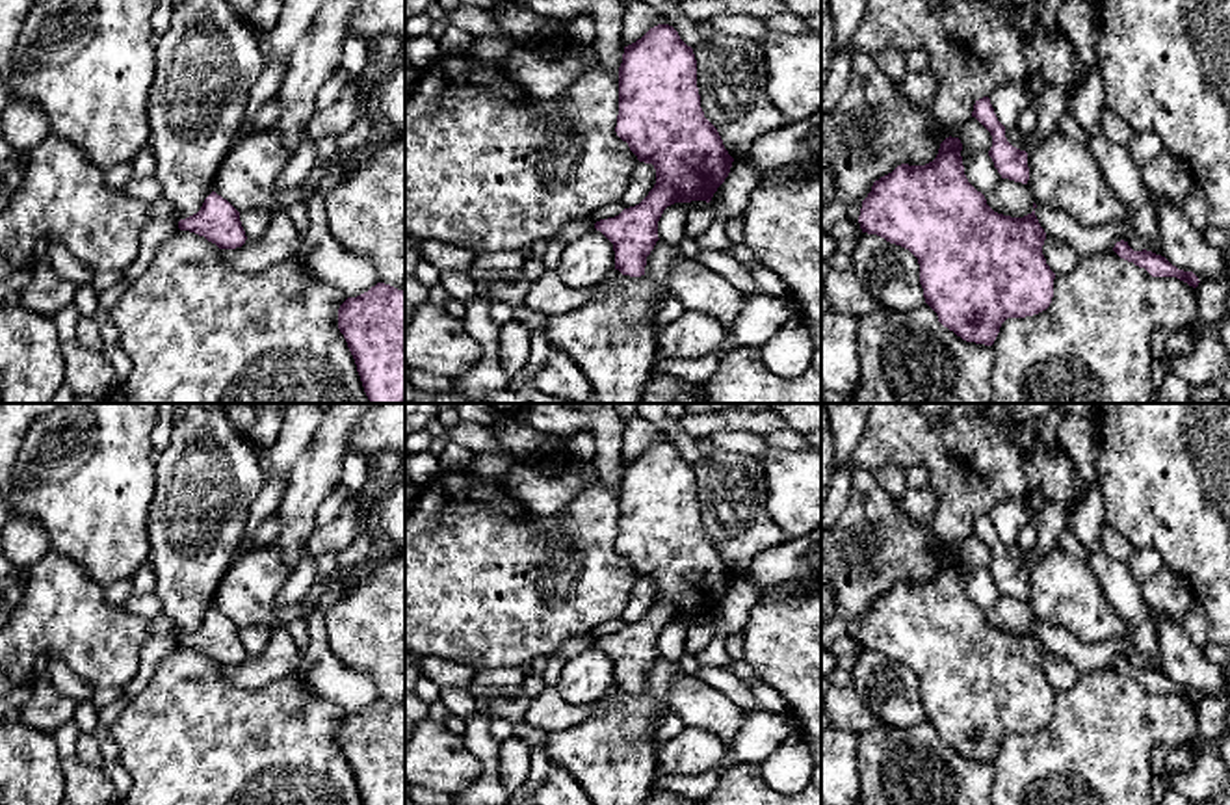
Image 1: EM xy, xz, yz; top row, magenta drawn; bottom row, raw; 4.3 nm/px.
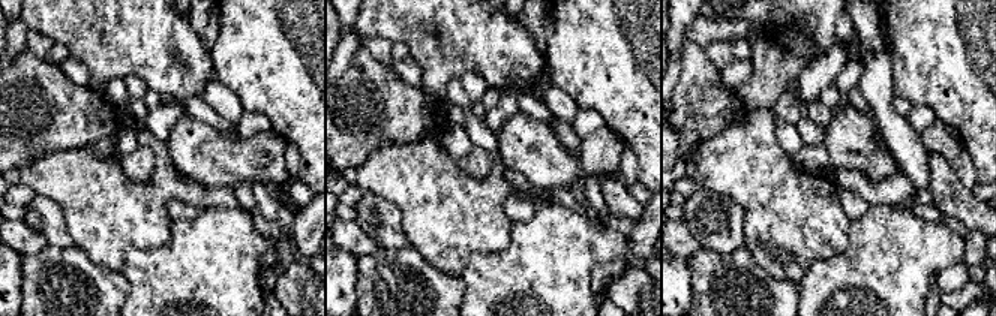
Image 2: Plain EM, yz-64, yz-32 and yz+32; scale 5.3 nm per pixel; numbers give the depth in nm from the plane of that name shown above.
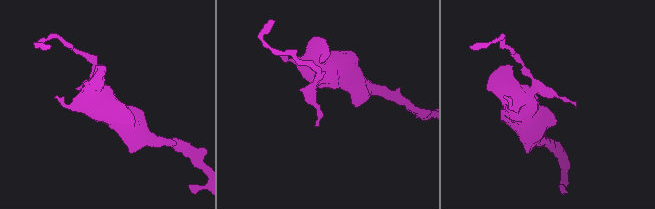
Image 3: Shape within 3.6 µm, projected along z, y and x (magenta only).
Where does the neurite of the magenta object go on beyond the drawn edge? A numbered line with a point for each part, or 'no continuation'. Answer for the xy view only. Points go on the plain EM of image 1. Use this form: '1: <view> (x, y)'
no continuation

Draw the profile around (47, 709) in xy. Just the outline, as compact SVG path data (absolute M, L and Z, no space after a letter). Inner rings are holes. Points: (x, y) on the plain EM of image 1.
M48 673L30 675L24 682L32 686L30 699L20 705L20 721L41 734L54 732L59 725L72 721L76 701L59 693Z

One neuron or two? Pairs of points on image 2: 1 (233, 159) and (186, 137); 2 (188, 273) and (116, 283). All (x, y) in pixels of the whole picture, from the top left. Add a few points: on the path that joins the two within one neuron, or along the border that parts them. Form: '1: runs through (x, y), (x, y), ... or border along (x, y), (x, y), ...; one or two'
1: runs through (221, 159), (213, 158), (198, 144); one
2: border along (122, 273), (128, 282), (125, 300); two

